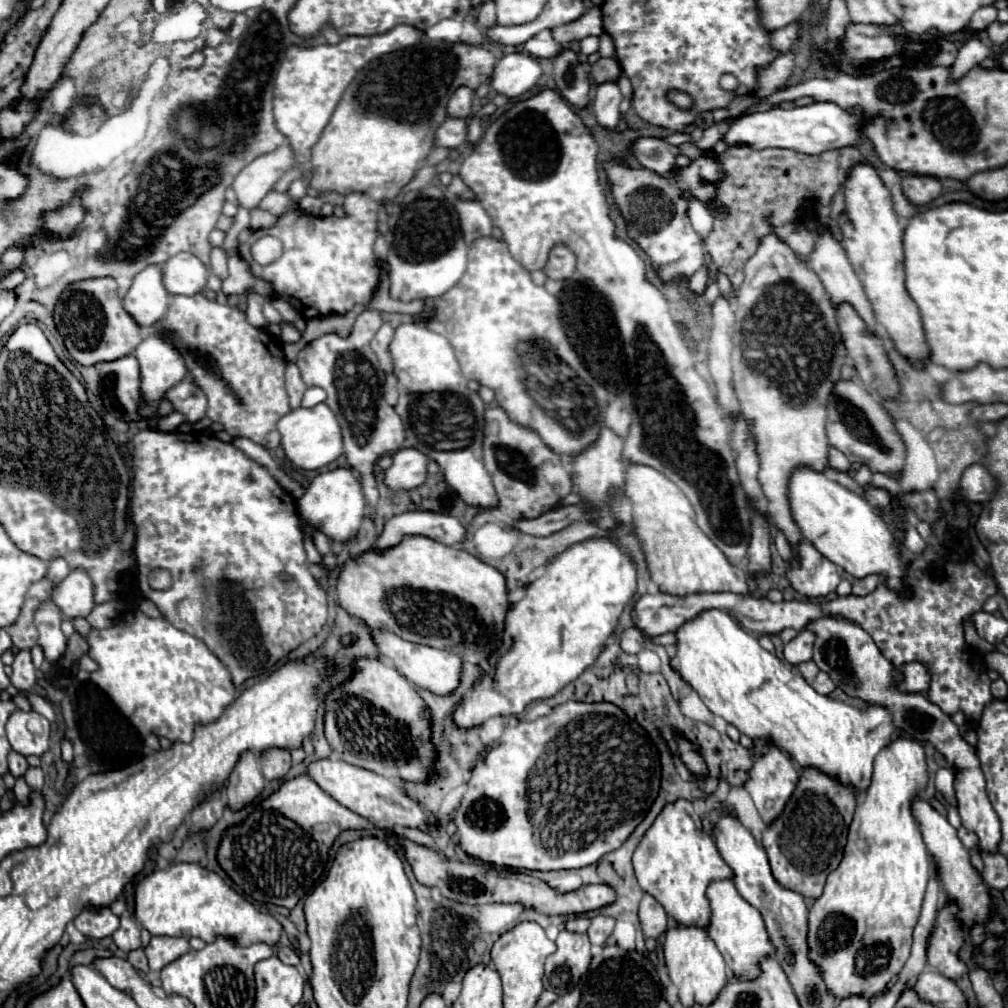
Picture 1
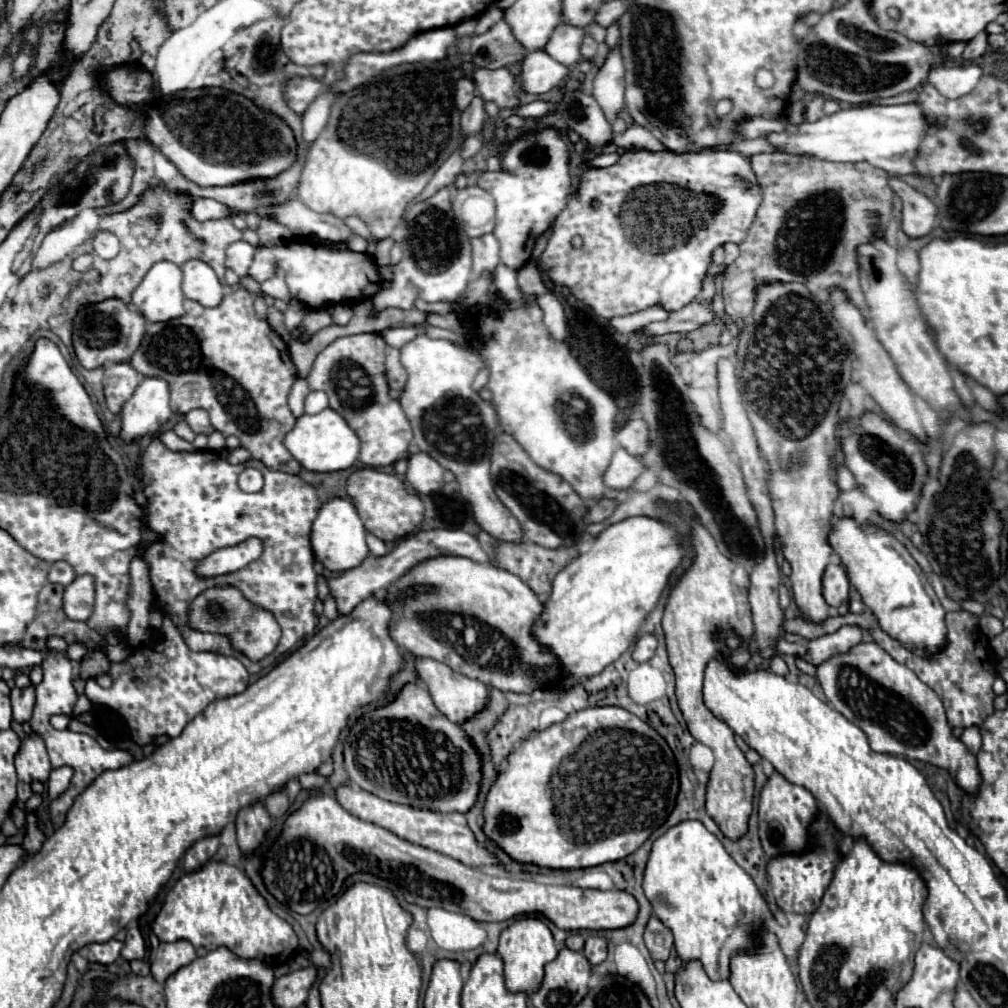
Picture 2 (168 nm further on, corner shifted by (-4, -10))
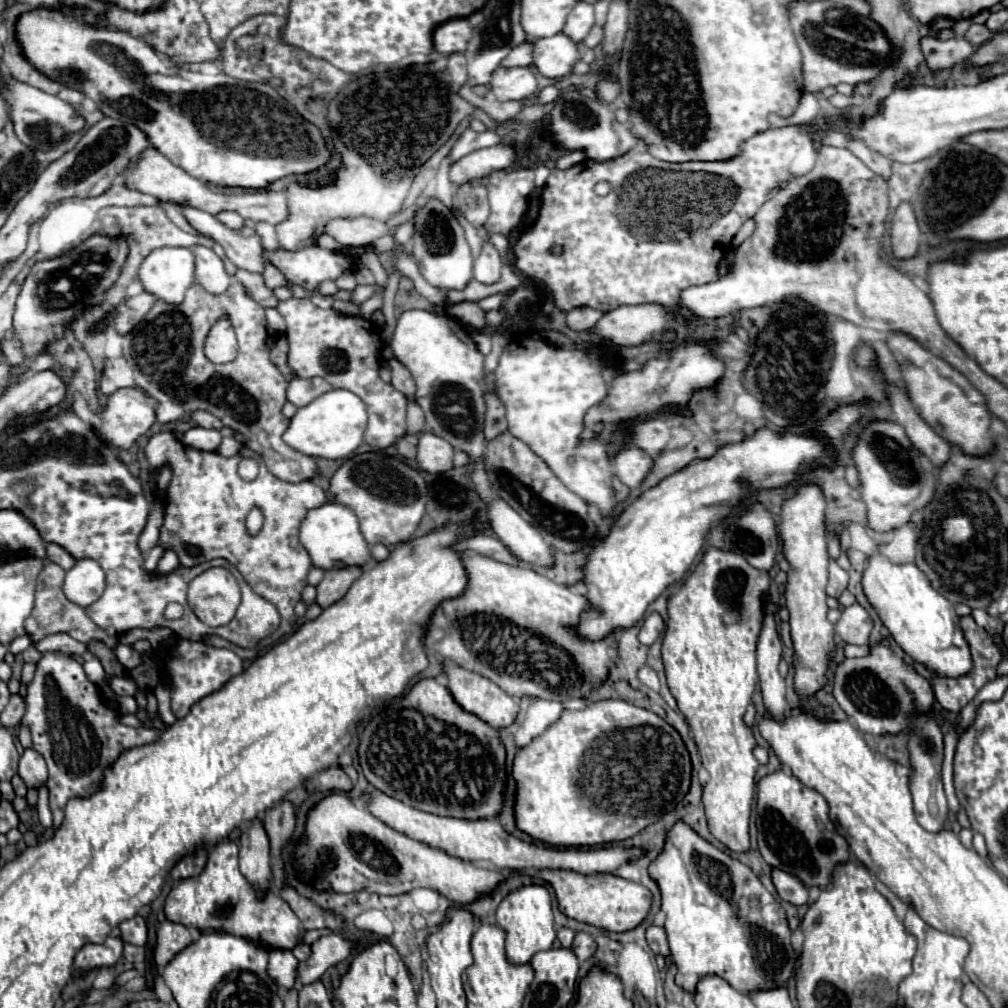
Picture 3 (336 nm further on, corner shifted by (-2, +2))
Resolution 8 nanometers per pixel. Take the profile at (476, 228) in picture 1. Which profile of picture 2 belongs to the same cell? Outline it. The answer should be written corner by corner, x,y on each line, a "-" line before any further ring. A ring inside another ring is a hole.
484,234
472,240
472,260
474,260
474,276
488,272
494,280
496,266
500,264
500,248
494,234

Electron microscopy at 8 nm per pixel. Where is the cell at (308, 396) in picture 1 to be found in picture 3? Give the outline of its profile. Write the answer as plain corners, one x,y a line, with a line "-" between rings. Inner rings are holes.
294,378
290,382
286,398
300,408
300,406
310,404
312,400
316,400
318,396
322,396
328,390
332,390
332,386
324,378
308,378
308,380

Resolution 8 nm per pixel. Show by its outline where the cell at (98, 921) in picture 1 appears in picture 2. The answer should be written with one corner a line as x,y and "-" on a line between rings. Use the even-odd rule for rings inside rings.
108,940
104,944
88,944
80,950
80,956
86,958
88,962
98,962
98,964
112,964
116,962
116,958
120,956
122,950
122,942
118,940

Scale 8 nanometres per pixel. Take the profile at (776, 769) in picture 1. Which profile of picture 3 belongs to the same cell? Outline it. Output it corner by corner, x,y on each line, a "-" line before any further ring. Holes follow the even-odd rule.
776,770
758,782
756,800
756,828
758,850
772,868
786,870
810,888
826,888
832,878
832,870
838,862
850,858
848,842
836,832
828,818
828,802
816,790
804,786
798,778
784,770

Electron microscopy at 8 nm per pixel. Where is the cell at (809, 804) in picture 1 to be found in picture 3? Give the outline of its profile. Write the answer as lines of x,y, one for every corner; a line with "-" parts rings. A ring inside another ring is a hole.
774,868
772,870
772,882
778,890
778,896
794,906
802,906
808,902
810,894
808,894
808,886
794,874
788,874
784,870

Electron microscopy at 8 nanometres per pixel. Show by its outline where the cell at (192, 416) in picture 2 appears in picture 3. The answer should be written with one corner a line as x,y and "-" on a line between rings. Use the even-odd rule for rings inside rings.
196,410
196,412
190,414
190,418
192,418
198,426
202,426
202,428
214,428
214,430
220,430
220,428
222,428
222,422
220,422
214,414
210,414
210,412
206,412
206,410

